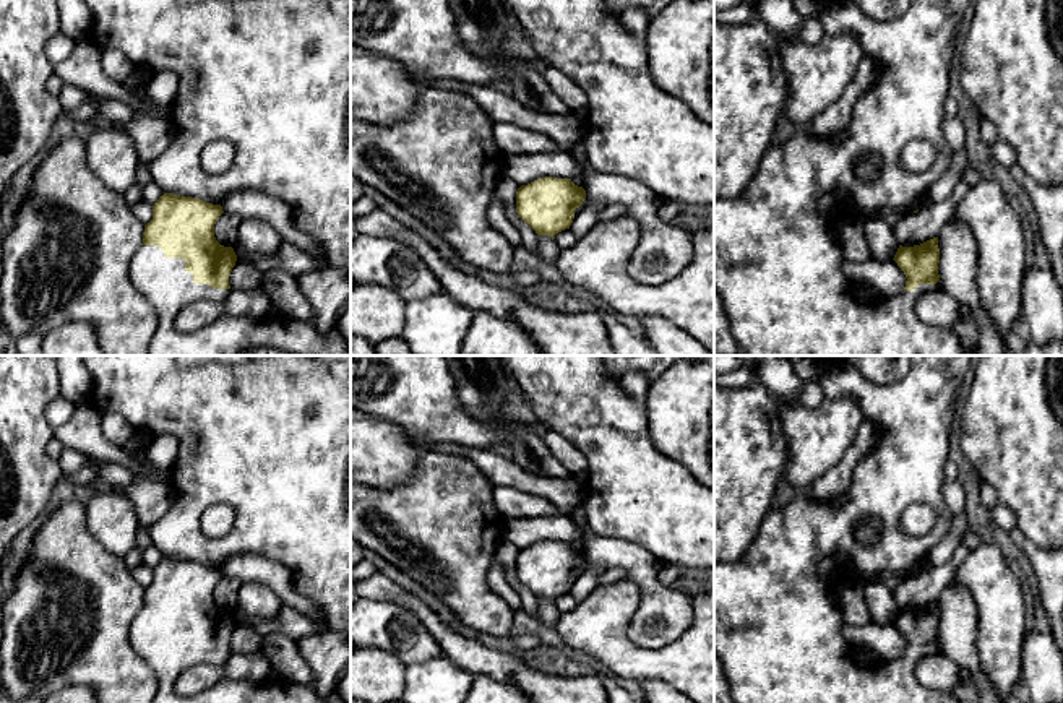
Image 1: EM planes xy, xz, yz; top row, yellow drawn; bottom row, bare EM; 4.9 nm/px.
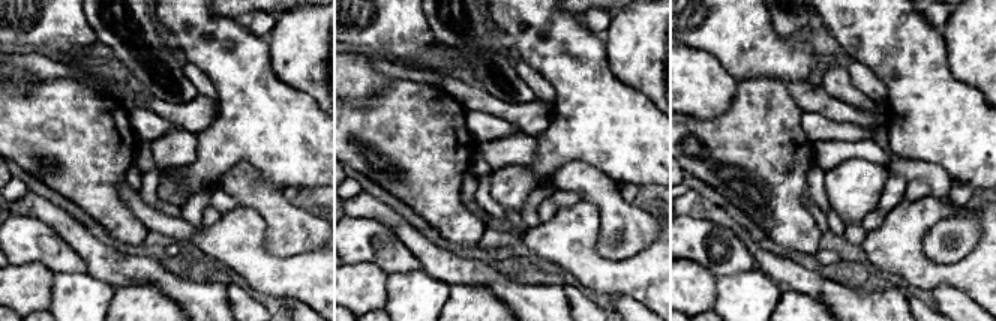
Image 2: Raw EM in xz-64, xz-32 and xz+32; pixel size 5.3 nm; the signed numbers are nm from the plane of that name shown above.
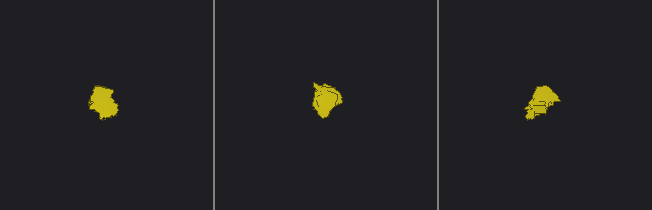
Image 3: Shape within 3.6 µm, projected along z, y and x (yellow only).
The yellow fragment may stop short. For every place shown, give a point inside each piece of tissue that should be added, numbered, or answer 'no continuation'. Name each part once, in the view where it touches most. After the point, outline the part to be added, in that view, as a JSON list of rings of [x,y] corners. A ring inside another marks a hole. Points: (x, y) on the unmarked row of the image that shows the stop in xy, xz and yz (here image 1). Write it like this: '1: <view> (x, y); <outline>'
1: xy (164, 646); [[[141,609],[130,627],[130,645],[153,669],[157,692],[153,703],[342,703],[336,690],[321,697],[312,687],[284,679],[243,682],[222,679],[196,695],[179,695],[175,682],[190,667],[224,666],[230,653],[195,648],[185,623],[166,622],[162,612]]]

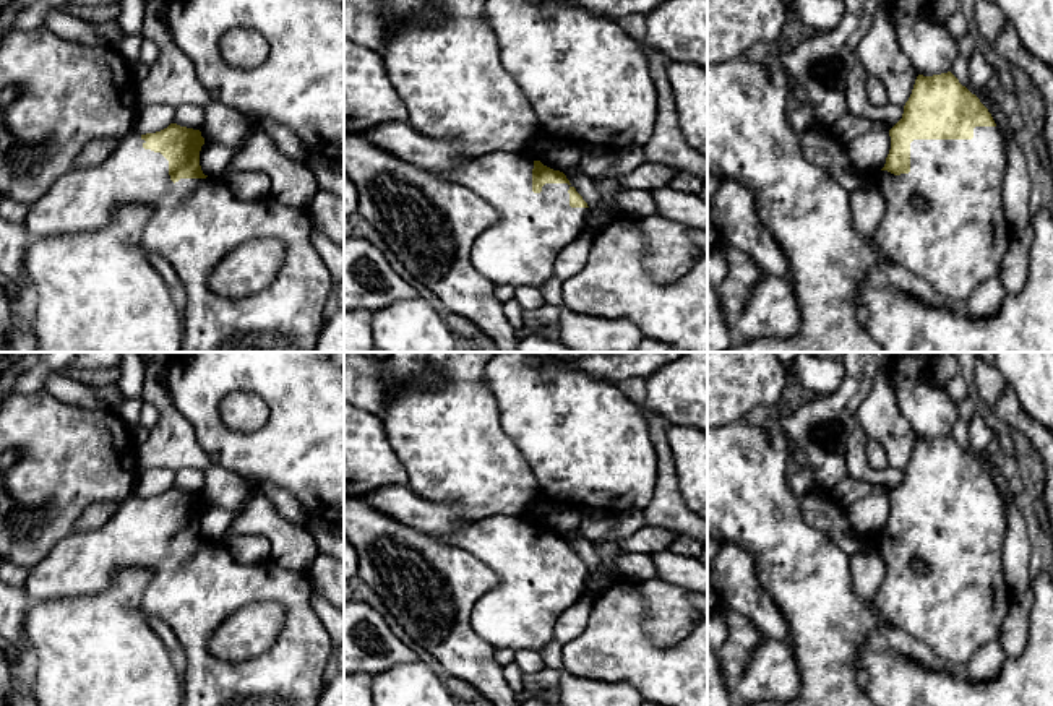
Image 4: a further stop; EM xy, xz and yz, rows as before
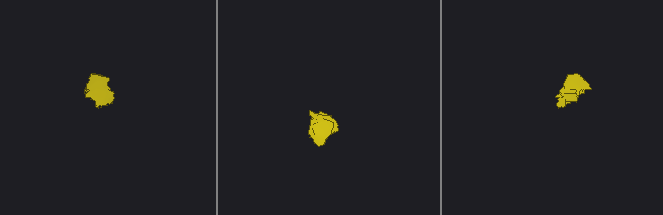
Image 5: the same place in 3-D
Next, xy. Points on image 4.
1: xy (250, 635); [[[131,495],[102,527],[62,539],[29,570],[24,586],[29,601],[97,594],[110,586],[118,568],[144,566],[153,576],[143,592],[141,610],[149,620],[159,617],[174,630],[187,657],[182,706],[318,706],[334,644],[313,610],[308,571],[287,570],[273,558],[240,563],[222,542],[180,542],[174,547],[169,524],[161,516],[144,513],[144,506],[140,497]]]

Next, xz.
1: xz (520, 612); [[[493,516],[446,537],[432,539],[462,549],[498,575],[498,584],[472,610],[474,631],[496,648],[540,651],[553,639],[558,617],[574,605],[589,571],[571,571],[568,547],[532,555],[534,524]]]

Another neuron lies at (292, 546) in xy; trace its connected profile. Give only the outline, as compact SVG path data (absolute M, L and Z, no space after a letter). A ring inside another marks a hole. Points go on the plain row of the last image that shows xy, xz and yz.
M255 489L248 495L243 510L234 514L222 544L245 534L264 536L271 544L271 558L287 570L308 571L312 562L320 553L305 524L286 521L276 506Z

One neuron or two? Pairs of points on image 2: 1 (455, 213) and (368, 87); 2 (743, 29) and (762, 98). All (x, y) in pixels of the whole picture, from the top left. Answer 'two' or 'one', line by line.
1: two
2: two

